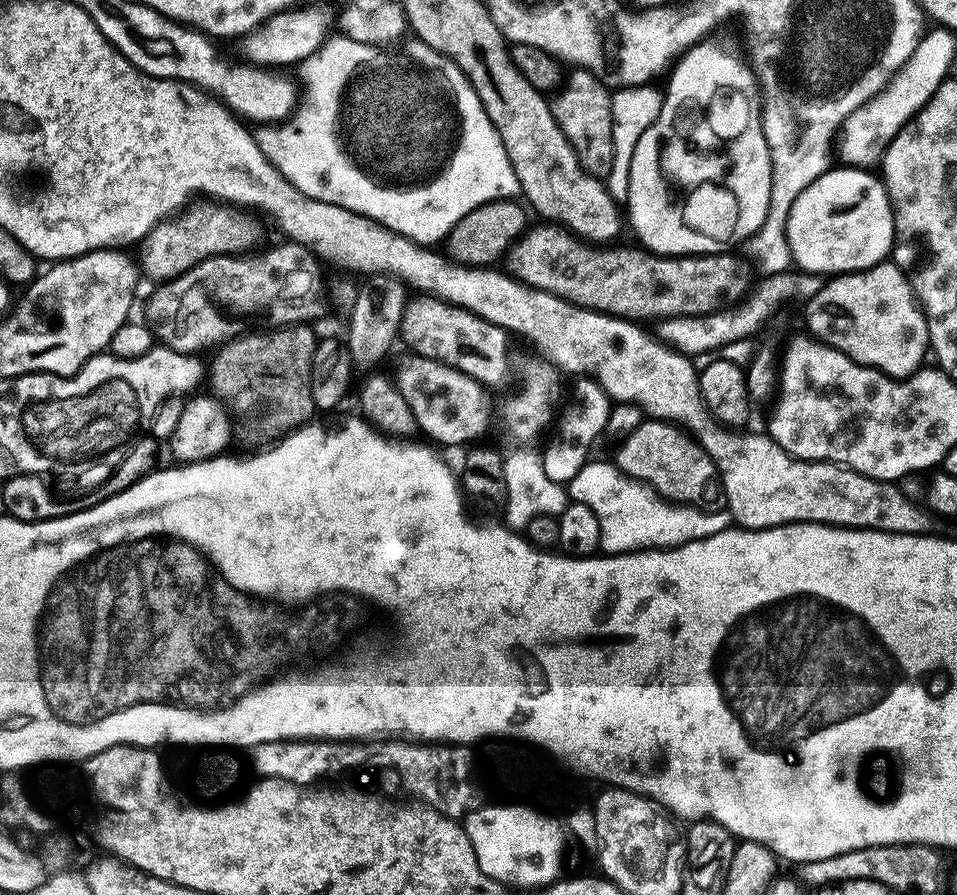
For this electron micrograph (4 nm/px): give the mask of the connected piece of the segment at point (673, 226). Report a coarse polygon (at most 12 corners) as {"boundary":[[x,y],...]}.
{"boundary":[[701,42],[630,162],[658,256],[747,242],[772,163],[756,77]]}

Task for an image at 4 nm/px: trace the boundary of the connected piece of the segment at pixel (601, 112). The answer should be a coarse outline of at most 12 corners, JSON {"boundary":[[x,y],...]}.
{"boundary":[[572,70],[550,103],[580,165],[614,166],[612,97]]}

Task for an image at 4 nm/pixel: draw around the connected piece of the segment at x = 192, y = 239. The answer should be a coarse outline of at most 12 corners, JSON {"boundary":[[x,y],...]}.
{"boundary":[[188,206],[139,241],[138,268],[172,280],[259,245],[251,211]]}

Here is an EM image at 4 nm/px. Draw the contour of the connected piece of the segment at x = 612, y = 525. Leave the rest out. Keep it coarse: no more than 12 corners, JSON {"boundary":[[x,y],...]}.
{"boundary":[[615,463],[566,484],[601,553],[677,548],[733,523],[666,500]]}

